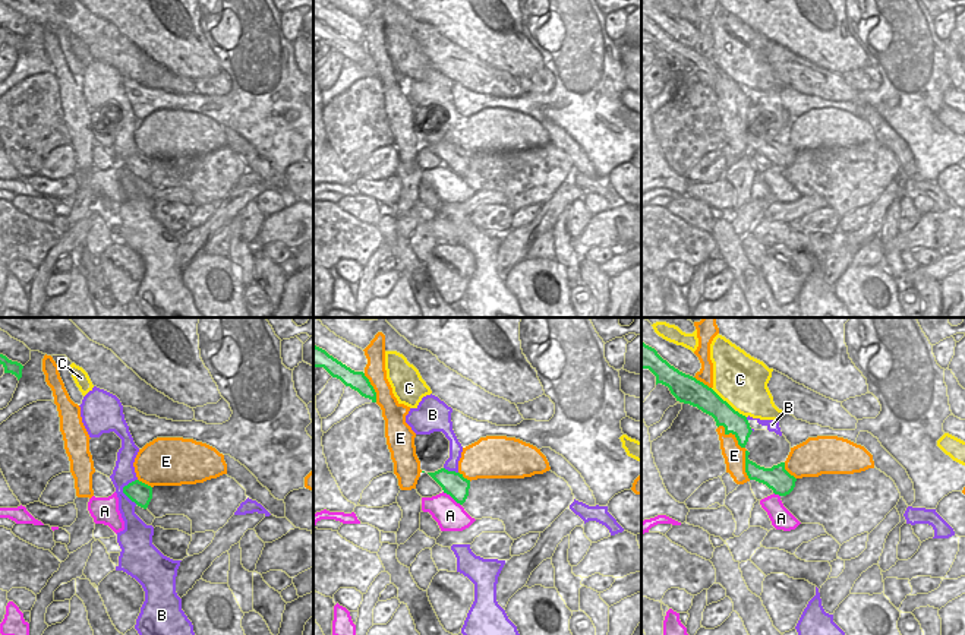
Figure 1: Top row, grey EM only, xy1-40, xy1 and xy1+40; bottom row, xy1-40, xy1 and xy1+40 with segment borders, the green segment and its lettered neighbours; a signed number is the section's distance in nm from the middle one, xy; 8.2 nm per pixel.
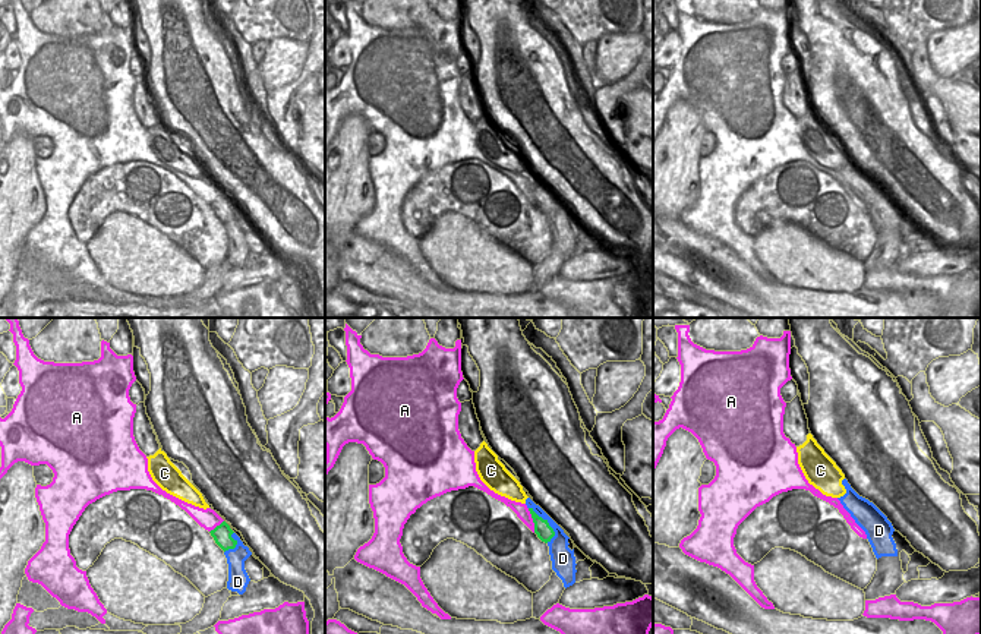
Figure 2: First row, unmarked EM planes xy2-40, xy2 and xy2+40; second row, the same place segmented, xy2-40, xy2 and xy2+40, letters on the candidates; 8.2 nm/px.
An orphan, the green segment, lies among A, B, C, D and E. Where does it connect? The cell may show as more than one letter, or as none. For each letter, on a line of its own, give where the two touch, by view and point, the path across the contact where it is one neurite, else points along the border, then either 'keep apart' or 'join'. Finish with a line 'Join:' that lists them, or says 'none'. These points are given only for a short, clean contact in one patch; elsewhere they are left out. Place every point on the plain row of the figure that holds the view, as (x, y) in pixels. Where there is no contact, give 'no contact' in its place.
A: xy2 (533, 192) | keep apart
B: xy1-40 (123, 163) | keep apart
C: xy1+40 (727, 75) | keep apart
D: xy2 (548, 195) | across xy2 (542, 201), (548, 195), (558, 218) | join
E: xy1+40 (744, 119) | keep apart
Join: D

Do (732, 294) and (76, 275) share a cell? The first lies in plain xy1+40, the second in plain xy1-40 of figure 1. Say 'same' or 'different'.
same

